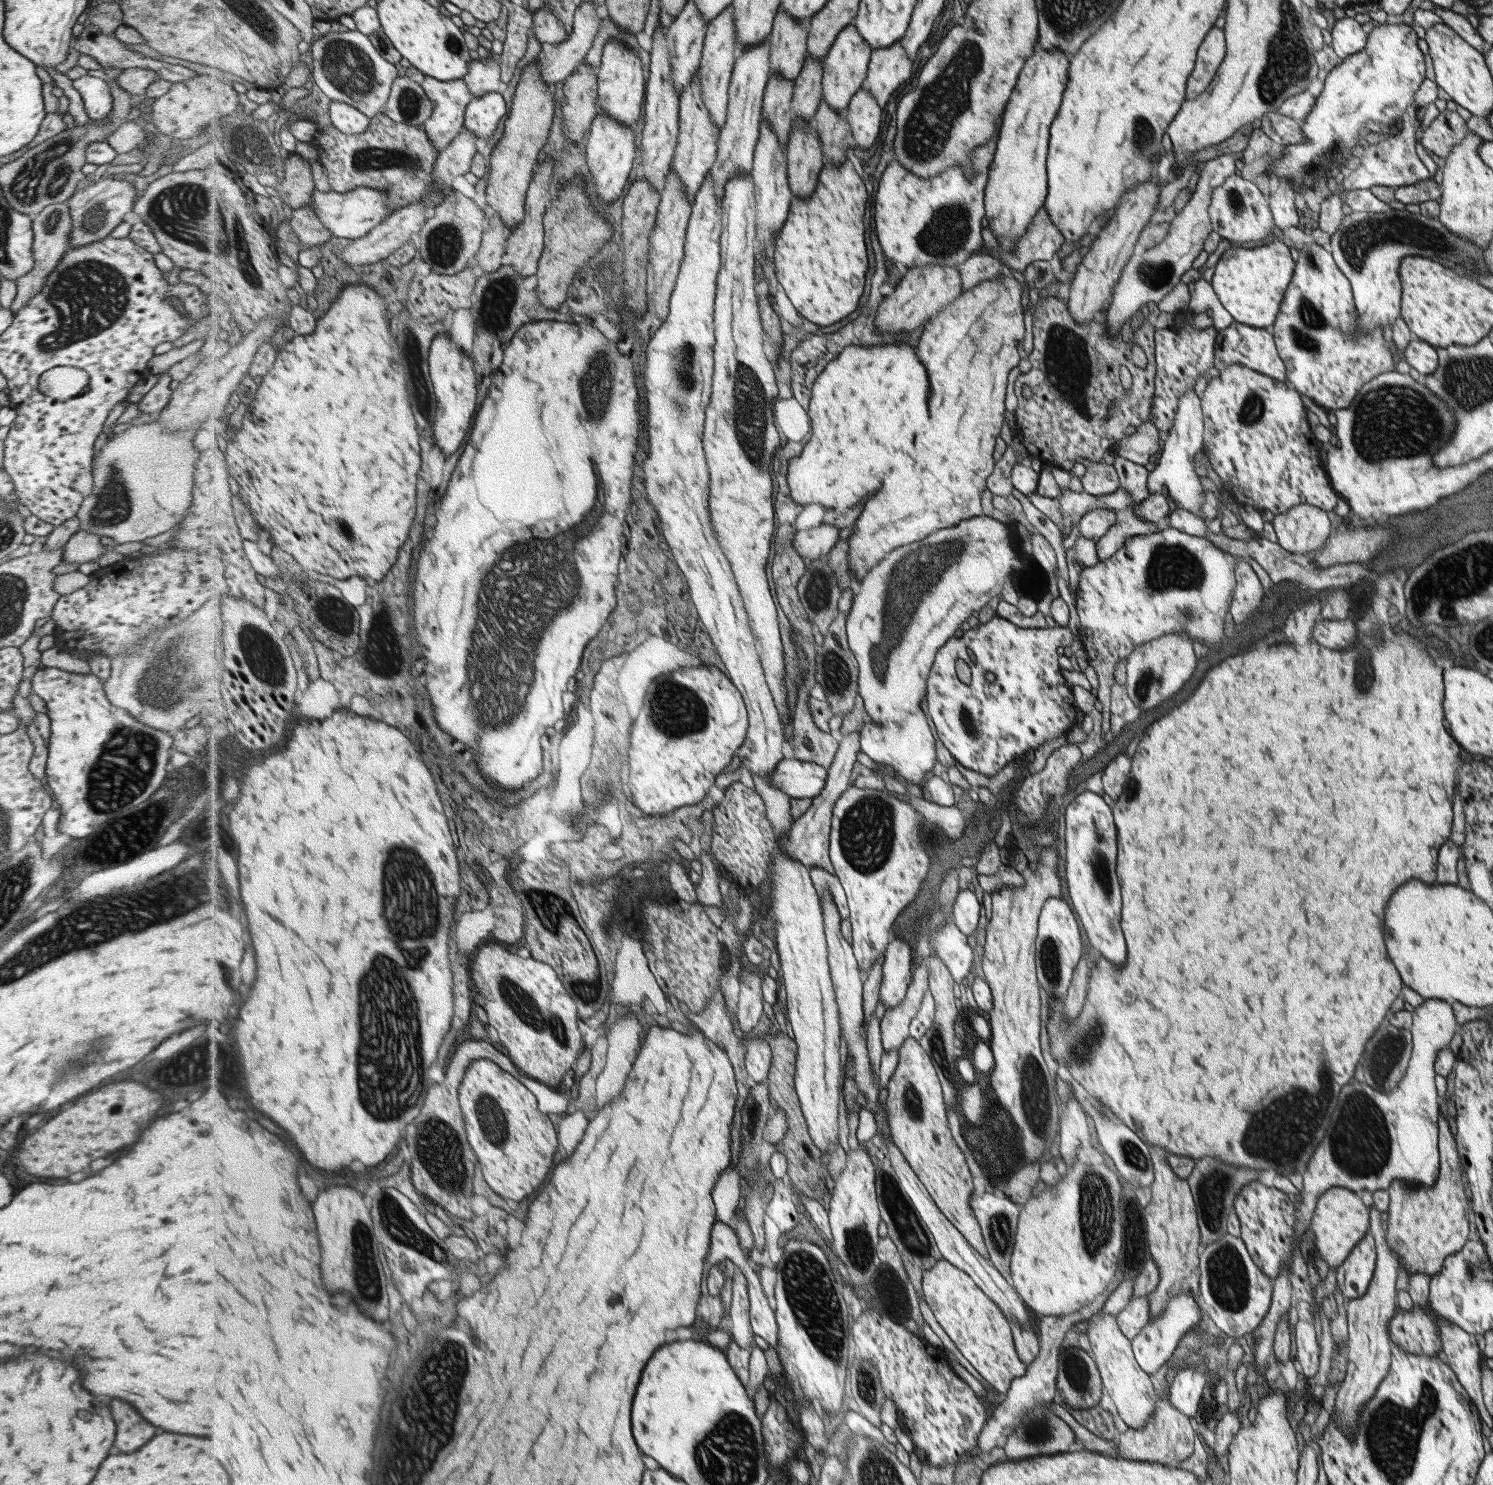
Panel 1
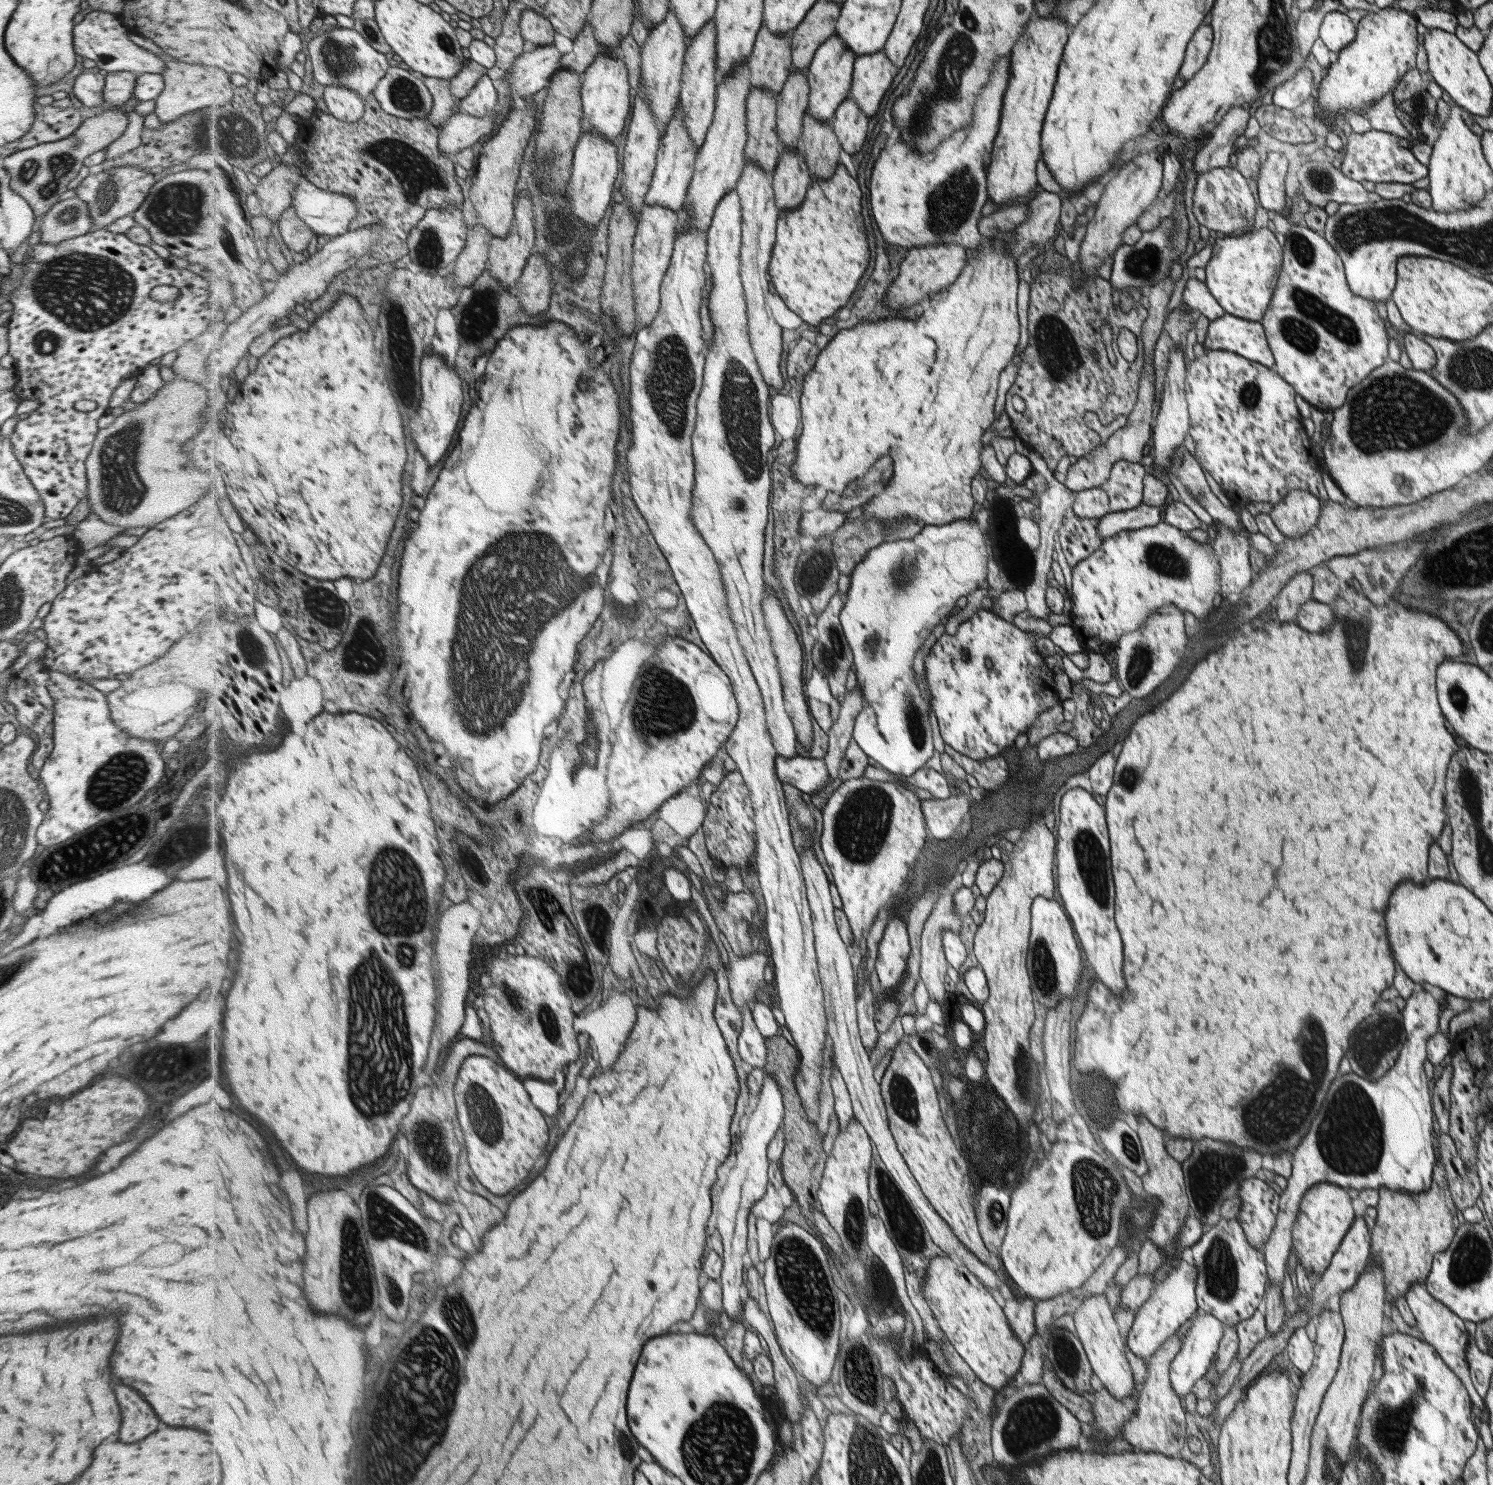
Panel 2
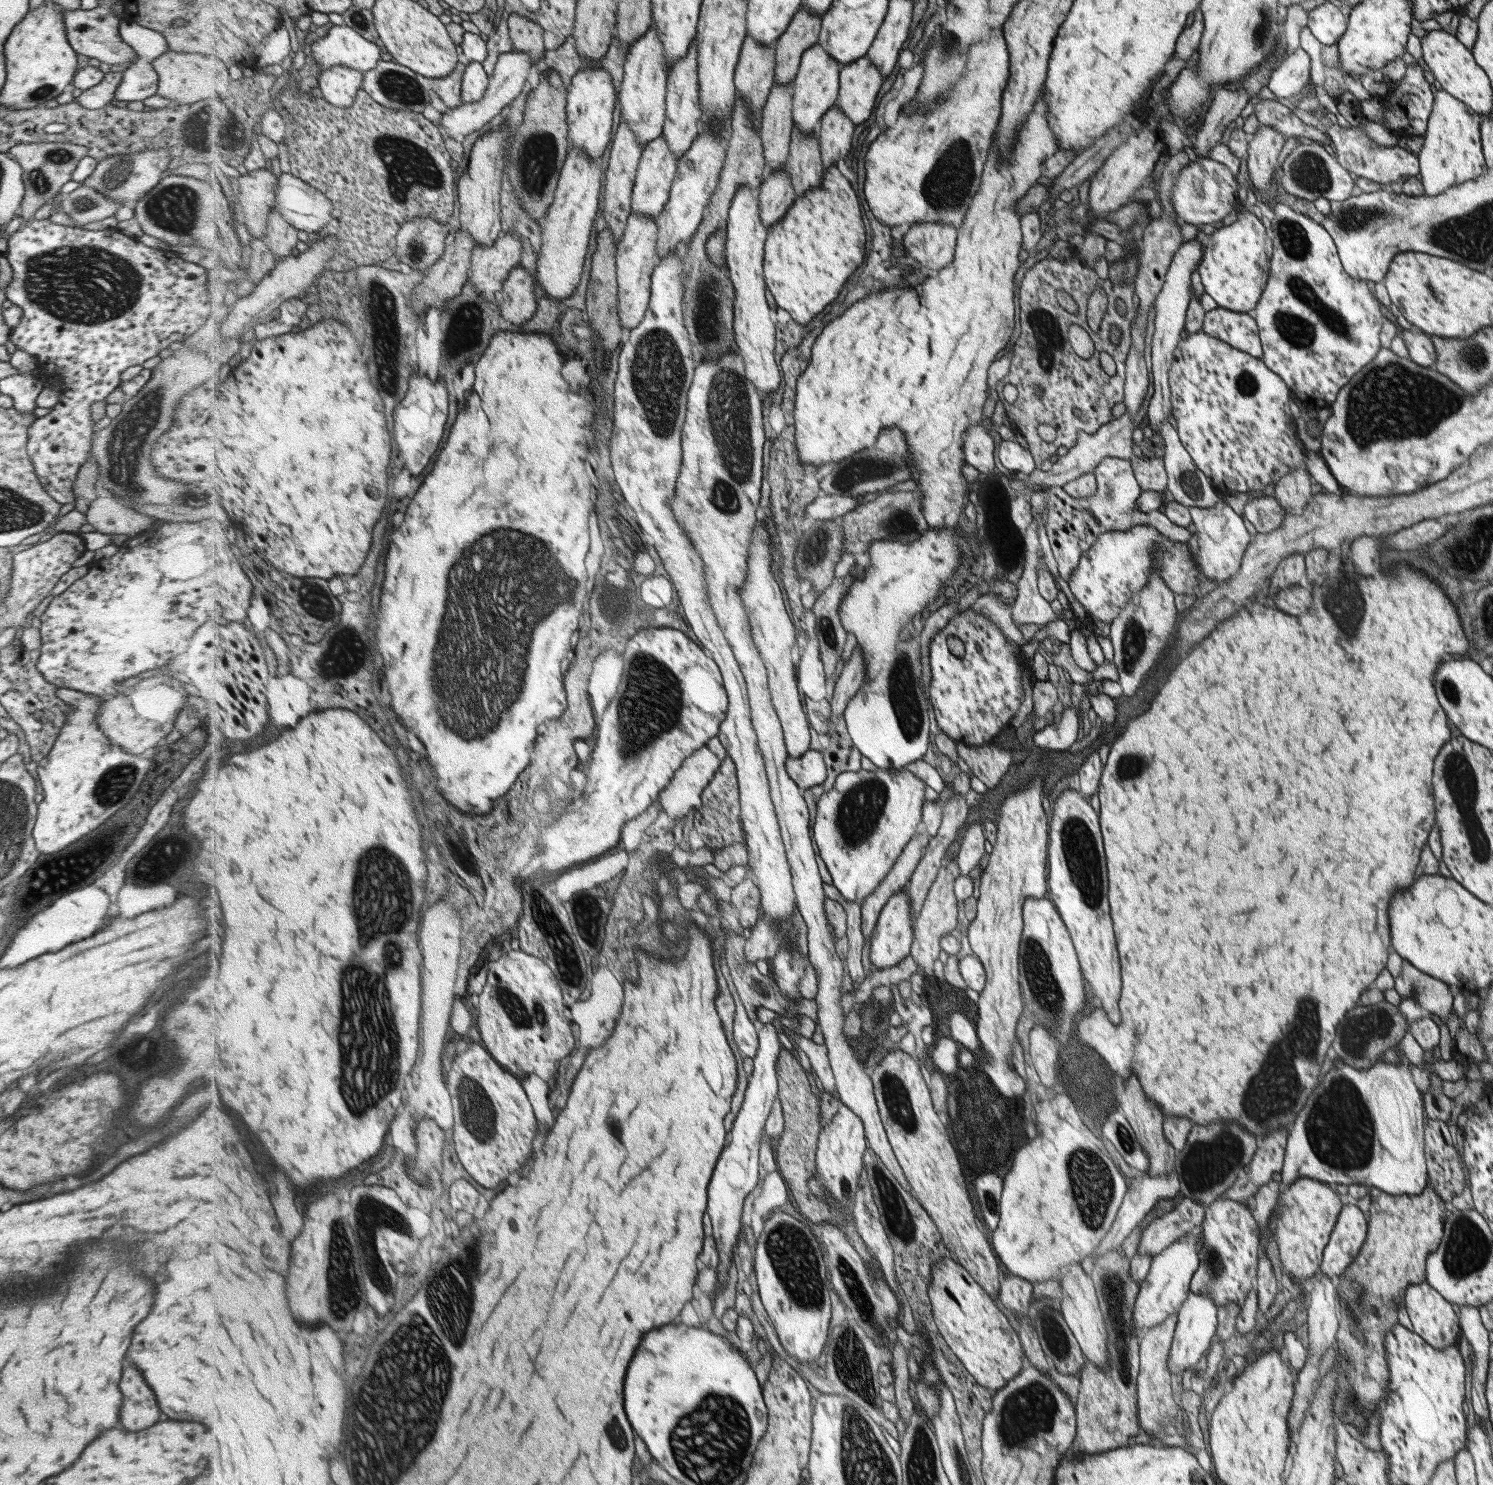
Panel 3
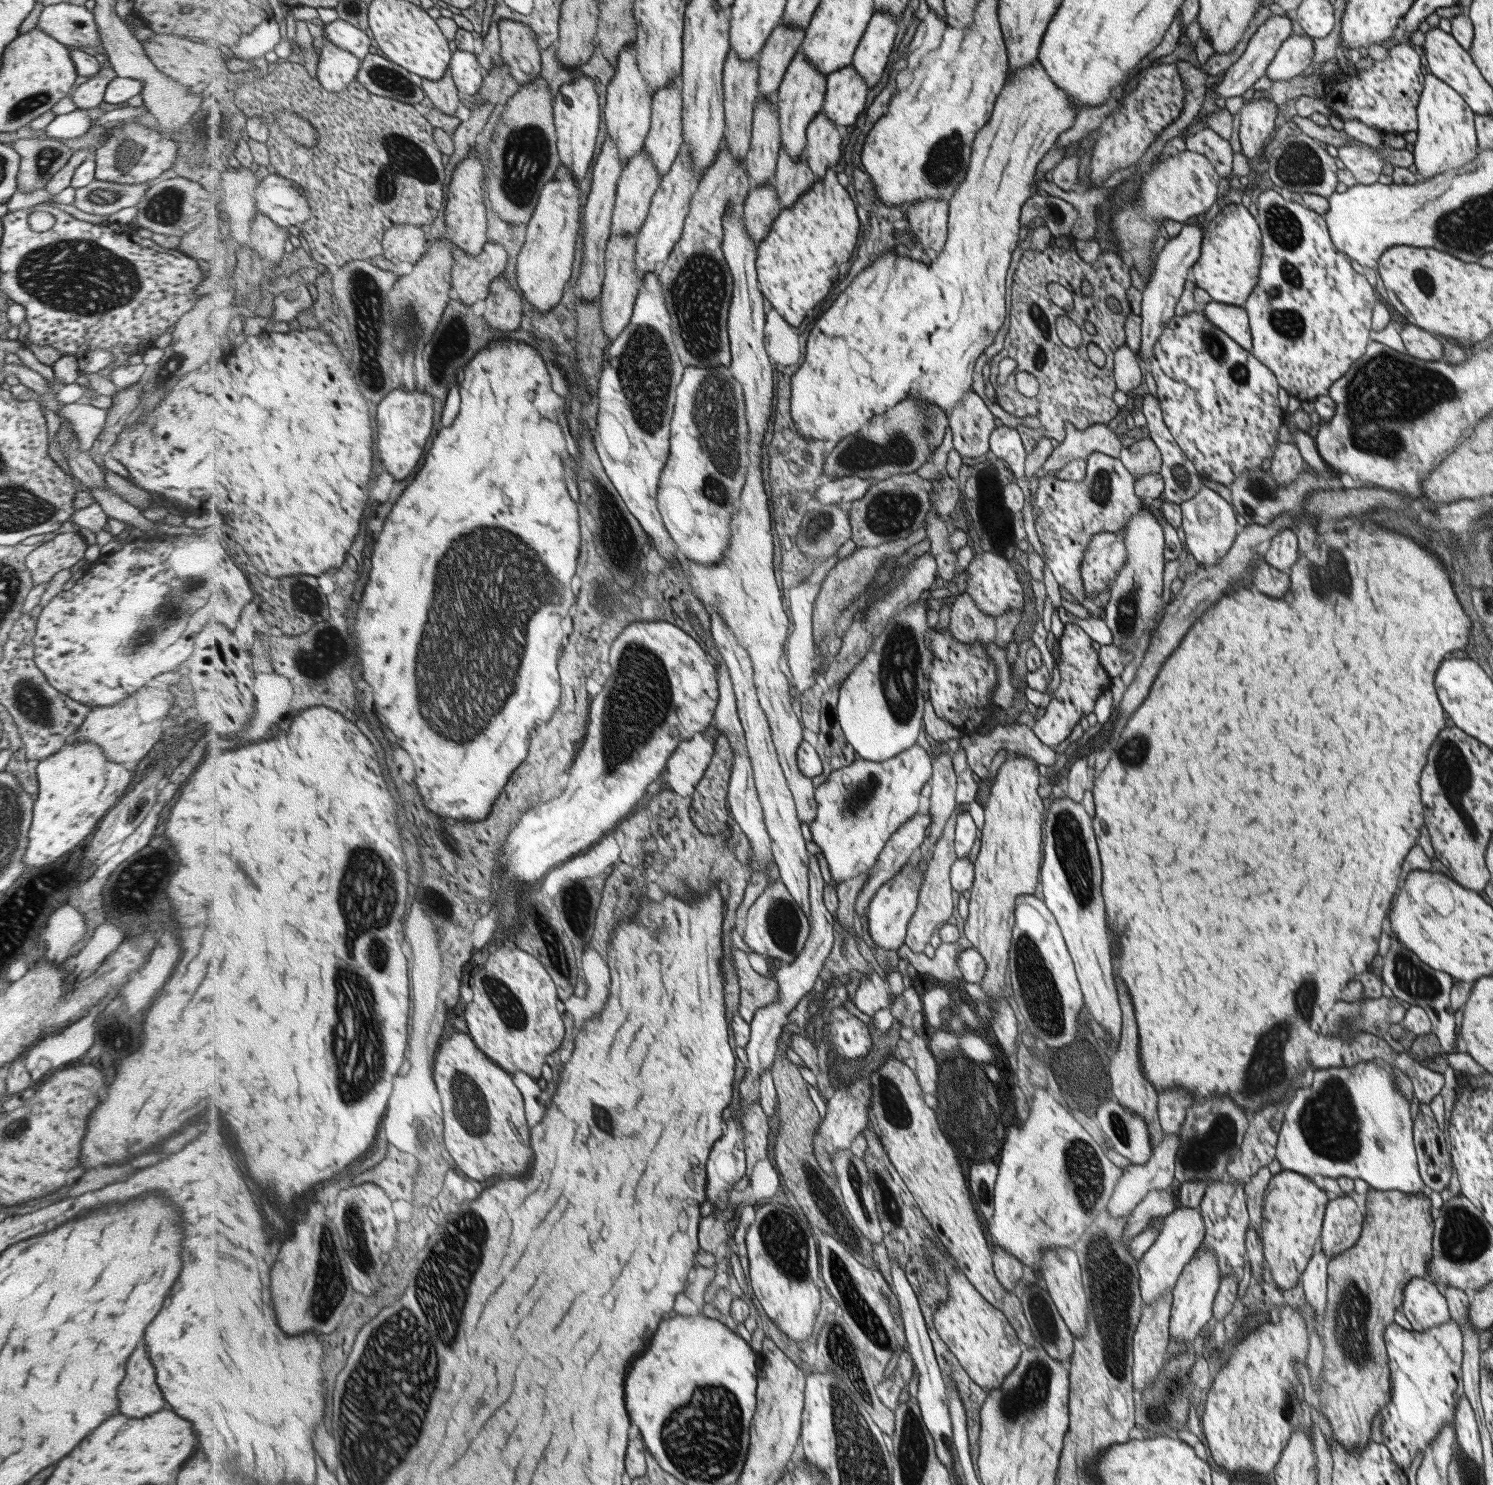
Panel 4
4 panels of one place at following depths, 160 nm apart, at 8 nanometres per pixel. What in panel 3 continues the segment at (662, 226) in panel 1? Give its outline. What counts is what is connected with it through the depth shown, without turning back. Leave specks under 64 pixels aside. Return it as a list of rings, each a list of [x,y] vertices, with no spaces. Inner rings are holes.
[[[632,214],[627,221],[622,239],[617,248],[617,272],[619,283],[619,314],[621,326],[628,331],[644,322],[649,305],[652,302],[653,271],[661,261],[657,254],[657,243],[660,241],[660,230],[655,218],[645,214]]]

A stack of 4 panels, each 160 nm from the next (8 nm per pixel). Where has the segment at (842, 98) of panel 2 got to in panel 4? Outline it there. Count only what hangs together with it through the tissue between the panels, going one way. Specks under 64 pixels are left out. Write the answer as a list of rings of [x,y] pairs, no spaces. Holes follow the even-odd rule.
[[[798,52],[789,65],[788,73],[775,95],[781,113],[782,148],[797,161],[804,154],[808,143],[808,128],[816,116],[822,112],[828,93],[828,75],[823,74],[817,65],[804,52]]]

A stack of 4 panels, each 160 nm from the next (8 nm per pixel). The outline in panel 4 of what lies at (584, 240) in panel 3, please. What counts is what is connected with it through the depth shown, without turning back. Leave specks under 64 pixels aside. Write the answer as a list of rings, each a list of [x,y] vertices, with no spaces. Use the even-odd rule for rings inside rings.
[[[562,164],[556,177],[545,184],[537,209],[529,224],[526,224],[526,243],[517,257],[518,288],[524,298],[544,316],[549,315],[551,309],[562,301],[565,286],[573,278],[577,240],[582,228],[578,219],[585,207],[585,204],[581,204],[581,194],[583,192],[574,174]]]

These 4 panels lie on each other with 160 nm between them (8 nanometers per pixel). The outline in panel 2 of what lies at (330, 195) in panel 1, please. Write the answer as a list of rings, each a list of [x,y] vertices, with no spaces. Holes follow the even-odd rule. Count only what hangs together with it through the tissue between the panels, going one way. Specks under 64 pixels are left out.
[[[306,176],[293,193],[293,208],[317,235],[339,236],[349,231],[357,219],[359,208],[353,198],[318,188]]]

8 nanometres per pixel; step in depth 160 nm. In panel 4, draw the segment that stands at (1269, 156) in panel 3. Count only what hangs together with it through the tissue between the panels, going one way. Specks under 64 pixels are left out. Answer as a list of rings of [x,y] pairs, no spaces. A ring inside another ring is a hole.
[[[1268,98],[1243,99],[1243,105],[1237,114],[1239,115],[1238,139],[1241,153],[1246,158],[1257,158],[1263,154],[1264,147],[1270,144],[1269,136],[1275,132],[1275,123],[1279,121],[1276,117],[1276,104]]]

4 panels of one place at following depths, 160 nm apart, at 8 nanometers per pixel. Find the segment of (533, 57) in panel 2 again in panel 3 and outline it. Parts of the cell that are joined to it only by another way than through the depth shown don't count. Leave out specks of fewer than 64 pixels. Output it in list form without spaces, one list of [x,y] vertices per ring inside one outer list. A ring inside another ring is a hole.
[[[517,50],[501,54],[495,72],[490,75],[490,85],[485,96],[479,102],[463,103],[443,114],[440,127],[445,136],[463,142],[465,136],[485,128],[489,121],[493,120],[507,105],[511,104],[515,98],[519,98],[519,94],[523,92],[527,82],[535,83],[537,70],[542,68],[538,63],[531,58],[529,53]]]

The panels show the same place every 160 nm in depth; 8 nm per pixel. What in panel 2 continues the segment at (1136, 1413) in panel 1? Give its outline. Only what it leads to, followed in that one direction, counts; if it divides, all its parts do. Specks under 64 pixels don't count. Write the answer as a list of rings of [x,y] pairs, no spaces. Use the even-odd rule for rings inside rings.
[[[1091,1295],[1081,1298],[1081,1304],[1071,1314],[1075,1336],[1082,1344],[1092,1373],[1099,1378],[1104,1389],[1115,1399],[1121,1400],[1134,1394],[1134,1382],[1130,1364],[1124,1353],[1124,1342],[1113,1318],[1112,1310],[1105,1296]]]

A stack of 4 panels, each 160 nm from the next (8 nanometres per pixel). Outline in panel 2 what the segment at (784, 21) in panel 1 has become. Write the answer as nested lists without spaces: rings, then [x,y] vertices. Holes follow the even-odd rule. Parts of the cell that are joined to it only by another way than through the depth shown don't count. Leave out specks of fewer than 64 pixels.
[[[763,26],[757,35],[753,54],[747,60],[751,69],[753,87],[772,90],[779,94],[794,72],[793,32],[774,33]]]

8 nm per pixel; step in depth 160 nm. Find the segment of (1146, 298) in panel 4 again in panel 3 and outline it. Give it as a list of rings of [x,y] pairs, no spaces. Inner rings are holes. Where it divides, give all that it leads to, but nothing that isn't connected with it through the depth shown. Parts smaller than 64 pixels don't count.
[[[1195,239],[1182,241],[1179,249],[1171,256],[1171,263],[1164,274],[1164,281],[1159,294],[1153,301],[1152,308],[1155,311],[1153,317],[1153,335],[1151,336],[1151,376],[1153,377],[1153,395],[1147,405],[1147,422],[1153,433],[1159,433],[1158,428],[1162,422],[1167,422],[1167,416],[1172,415],[1172,406],[1170,403],[1170,386],[1168,381],[1168,372],[1173,360],[1173,353],[1179,342],[1179,334],[1184,330],[1185,309],[1189,302],[1191,294],[1189,276],[1196,269],[1201,254],[1201,243]]]

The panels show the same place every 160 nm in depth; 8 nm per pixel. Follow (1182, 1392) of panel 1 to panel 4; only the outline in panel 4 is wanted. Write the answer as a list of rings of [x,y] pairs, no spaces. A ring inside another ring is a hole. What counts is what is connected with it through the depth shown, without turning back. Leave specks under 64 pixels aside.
[[[1197,1249],[1191,1260],[1183,1267],[1177,1276],[1175,1287],[1171,1289],[1172,1303],[1168,1320],[1168,1336],[1175,1342],[1189,1342],[1192,1344],[1199,1330],[1207,1325],[1212,1316],[1212,1304],[1217,1293],[1220,1272],[1216,1258],[1210,1250]]]

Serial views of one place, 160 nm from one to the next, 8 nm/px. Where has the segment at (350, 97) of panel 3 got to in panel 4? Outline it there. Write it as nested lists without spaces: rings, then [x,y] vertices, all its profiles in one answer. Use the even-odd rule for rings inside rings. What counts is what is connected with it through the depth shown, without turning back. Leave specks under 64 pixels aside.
[[[324,35],[323,40],[317,75],[330,93],[344,92],[358,78],[362,60],[352,52],[339,48]]]

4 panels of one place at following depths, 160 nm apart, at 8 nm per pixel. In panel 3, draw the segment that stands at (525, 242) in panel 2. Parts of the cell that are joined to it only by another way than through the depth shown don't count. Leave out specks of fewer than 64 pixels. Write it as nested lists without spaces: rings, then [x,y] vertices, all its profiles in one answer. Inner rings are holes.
[[[507,232],[495,241],[493,246],[477,245],[473,250],[472,268],[469,273],[470,281],[476,289],[490,301],[497,299],[496,293],[504,287],[511,271],[521,264],[521,253],[523,253],[523,241],[518,232]]]

